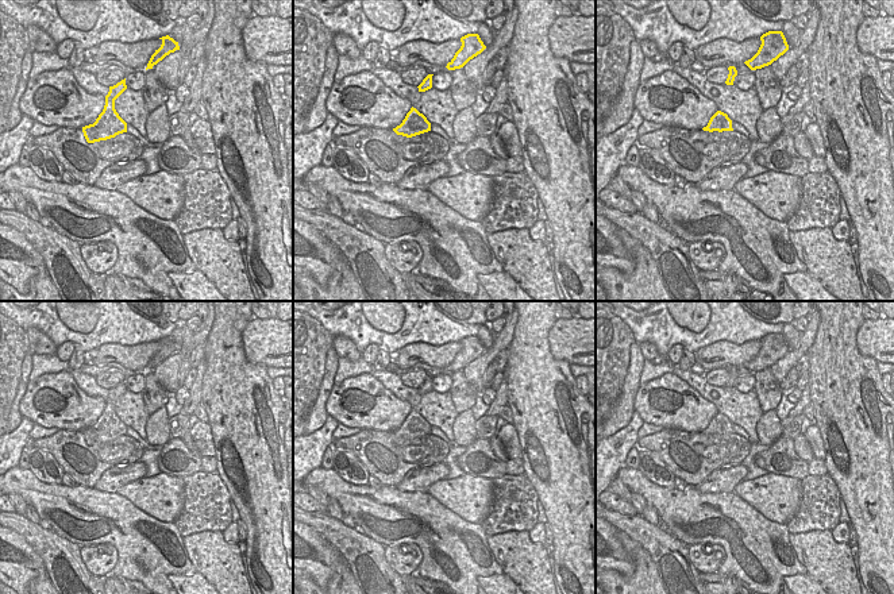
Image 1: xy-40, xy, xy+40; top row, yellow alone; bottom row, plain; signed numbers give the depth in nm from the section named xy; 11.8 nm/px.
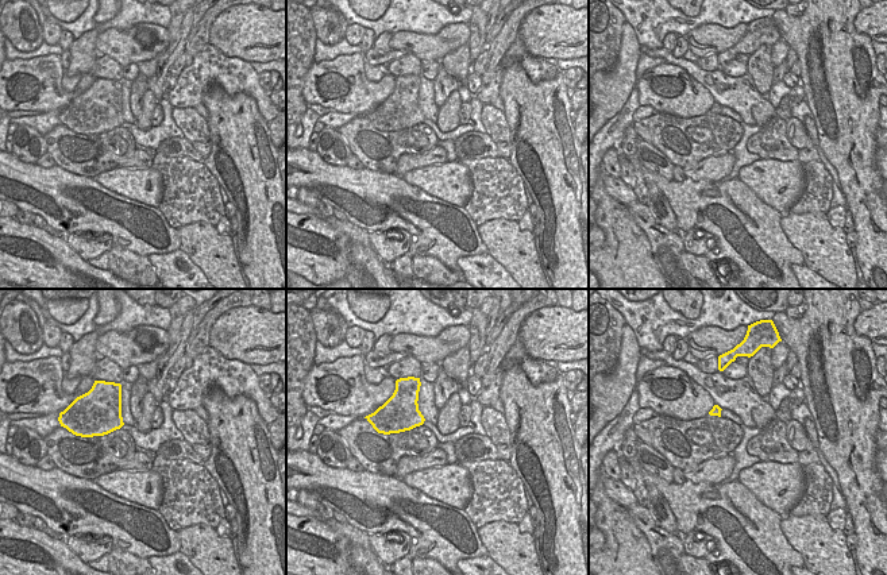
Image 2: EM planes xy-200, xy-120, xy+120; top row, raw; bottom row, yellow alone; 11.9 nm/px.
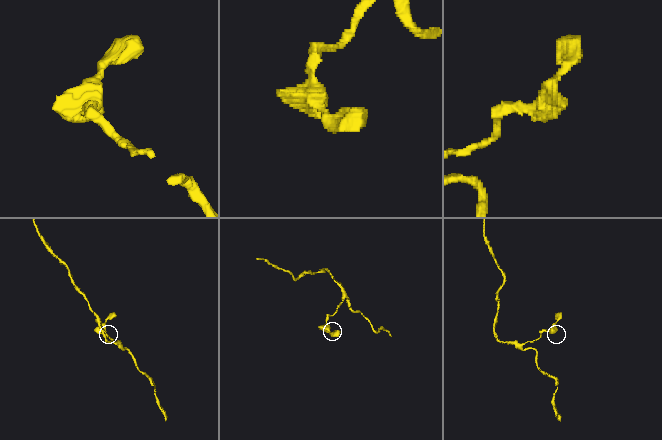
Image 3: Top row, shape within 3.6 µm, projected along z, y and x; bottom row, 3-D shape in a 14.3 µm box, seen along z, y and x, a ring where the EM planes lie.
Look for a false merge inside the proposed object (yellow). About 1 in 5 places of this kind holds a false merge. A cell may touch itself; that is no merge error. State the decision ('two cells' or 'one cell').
one cell

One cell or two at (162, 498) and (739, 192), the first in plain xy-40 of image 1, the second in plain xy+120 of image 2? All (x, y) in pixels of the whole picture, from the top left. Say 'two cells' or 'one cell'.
two cells

